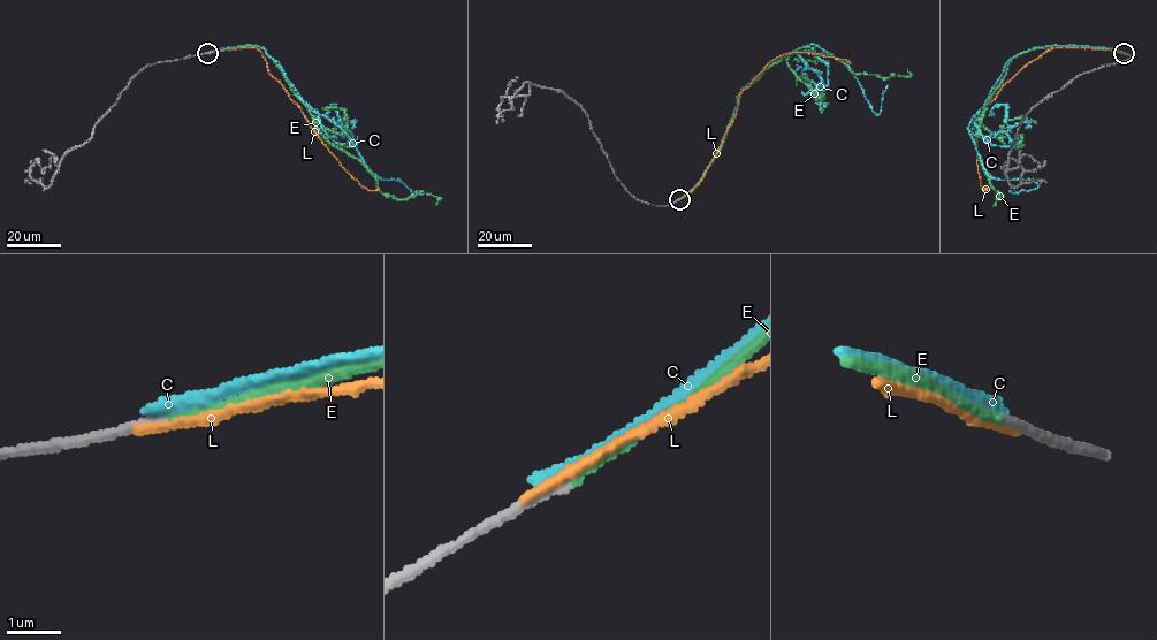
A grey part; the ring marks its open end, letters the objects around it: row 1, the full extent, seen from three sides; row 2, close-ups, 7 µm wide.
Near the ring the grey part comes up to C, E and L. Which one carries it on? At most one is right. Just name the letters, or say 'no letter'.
E

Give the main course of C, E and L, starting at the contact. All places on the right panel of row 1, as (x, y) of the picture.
C: (1124, 52), (1048, 45), (1006, 62), (968, 131), (995, 178), (1037, 184), (1009, 191)
E: (1124, 53), (1048, 46), (1010, 62), (976, 135), (984, 173), (998, 199), (1001, 192), (994, 206)
L: (1124, 53), (1071, 47), (1049, 50), (1003, 86), (987, 105), (976, 137), (976, 165), (980, 184), (984, 189)

